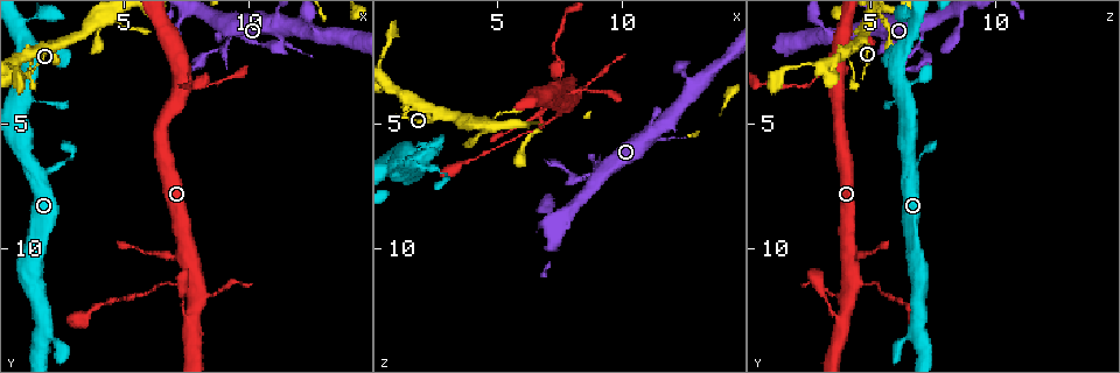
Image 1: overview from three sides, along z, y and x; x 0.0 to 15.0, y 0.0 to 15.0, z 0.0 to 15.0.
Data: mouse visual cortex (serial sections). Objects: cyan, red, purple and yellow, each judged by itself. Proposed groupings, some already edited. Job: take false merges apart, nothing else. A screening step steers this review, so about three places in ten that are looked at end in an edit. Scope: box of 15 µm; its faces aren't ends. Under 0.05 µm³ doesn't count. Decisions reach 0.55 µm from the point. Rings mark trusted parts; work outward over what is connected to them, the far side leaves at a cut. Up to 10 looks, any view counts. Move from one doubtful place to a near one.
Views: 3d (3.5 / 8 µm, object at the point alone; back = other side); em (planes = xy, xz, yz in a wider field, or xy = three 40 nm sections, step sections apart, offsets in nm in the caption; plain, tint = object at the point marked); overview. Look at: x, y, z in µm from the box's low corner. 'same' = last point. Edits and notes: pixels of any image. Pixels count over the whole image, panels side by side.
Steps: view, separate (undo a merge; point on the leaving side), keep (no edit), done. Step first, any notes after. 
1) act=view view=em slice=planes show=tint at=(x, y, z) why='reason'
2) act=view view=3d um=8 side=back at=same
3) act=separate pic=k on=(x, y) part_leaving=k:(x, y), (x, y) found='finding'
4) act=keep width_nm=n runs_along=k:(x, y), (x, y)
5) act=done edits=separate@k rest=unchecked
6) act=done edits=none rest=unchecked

act=view view=3d um=3.5 at=(11.2, 1.4, 5.6) why='abrupt turn'

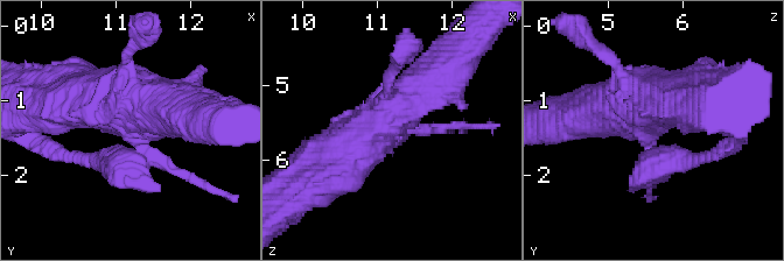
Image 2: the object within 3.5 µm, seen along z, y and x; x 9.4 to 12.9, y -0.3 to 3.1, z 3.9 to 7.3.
act=view view=em slice=xy step=3 show=tint at=(11.15, 1.40, 5.45) arms=4 arm_widths_nm=150,300,600,700

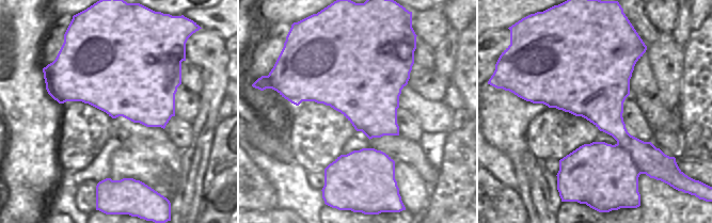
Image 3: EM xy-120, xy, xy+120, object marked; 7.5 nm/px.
act=separate pic=2 on=(663, 166) border=3:(617, 143), (631, 156), (641, 173) found='two cells meet here'

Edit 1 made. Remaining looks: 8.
act=view view=overview

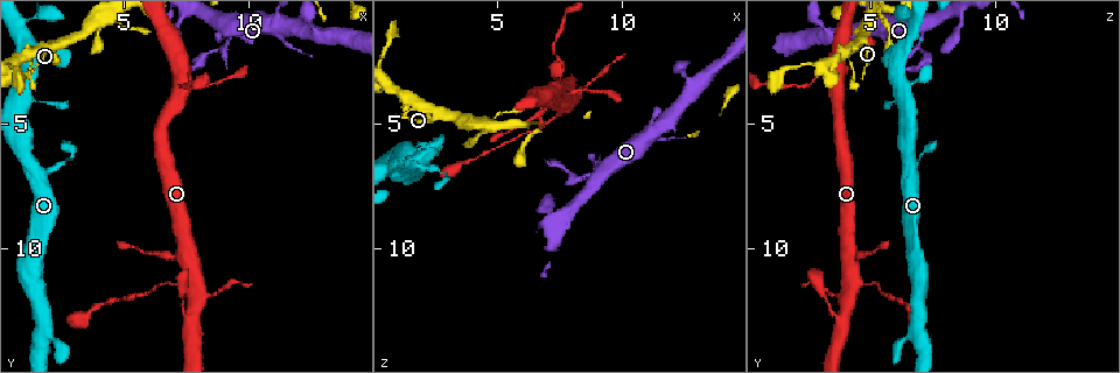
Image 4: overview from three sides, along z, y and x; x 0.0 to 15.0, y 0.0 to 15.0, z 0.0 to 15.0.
act=view view=3d um=3.5 at=(7.5, 3.0, 3.3)

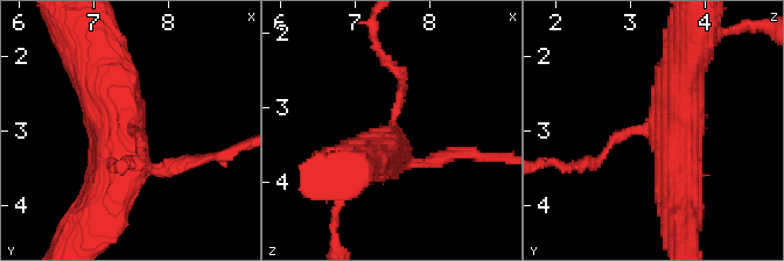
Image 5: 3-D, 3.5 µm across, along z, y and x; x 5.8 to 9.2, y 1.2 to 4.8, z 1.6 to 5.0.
act=view view=em slice=xy step=5 show=tint at=(7.50, 3.00, 3.30) arms=4 arm_widths_nm=150,200,500,600 why='now the EM'

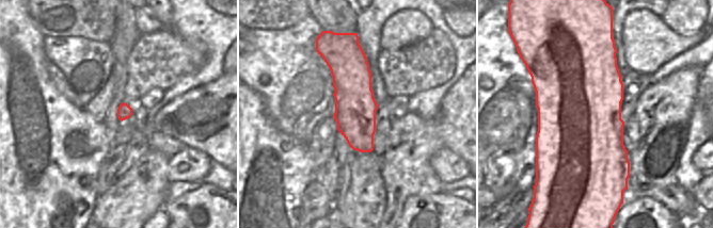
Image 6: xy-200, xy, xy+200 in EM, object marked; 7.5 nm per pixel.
act=keep runs_along=5:(103, 205), (124, 134), (96, 62) found='all the same cell'

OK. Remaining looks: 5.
act=view view=3d um=8 at=(9.3, 1.3, 7.0) why='sharp bend'

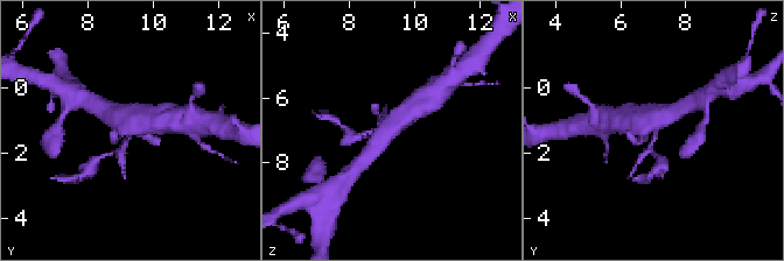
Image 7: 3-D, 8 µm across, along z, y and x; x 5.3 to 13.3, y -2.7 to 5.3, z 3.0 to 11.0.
act=view view=3d um=3.5 at=(9.2, 1.4, 7.0)

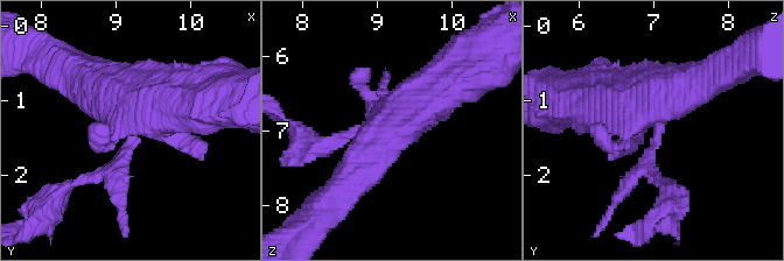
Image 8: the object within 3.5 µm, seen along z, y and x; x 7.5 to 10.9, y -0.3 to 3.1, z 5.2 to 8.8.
act=view view=em slice=xy step=3 show=tint at=(9.25, 1.35, 7.10)

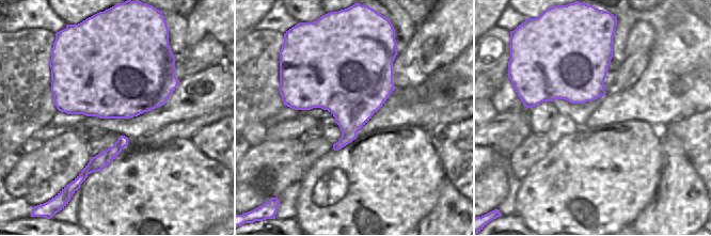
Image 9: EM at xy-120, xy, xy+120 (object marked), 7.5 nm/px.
act=keep runs_along=8:(176, 106), (86, 177) found='continuous, no second cell'

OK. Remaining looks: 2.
act=view view=3d um=3.5 at=(7.4, 10.2, 4.3) why='small branch off a trunk'

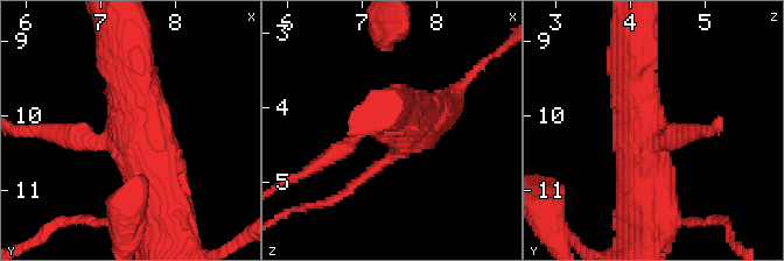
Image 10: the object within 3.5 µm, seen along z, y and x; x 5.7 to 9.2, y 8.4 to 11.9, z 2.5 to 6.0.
act=view view=em slice=xy step=2 show=tint at=(7.35, 10.10, 4.20) arms=3 arm_widths_nm=150,500,600

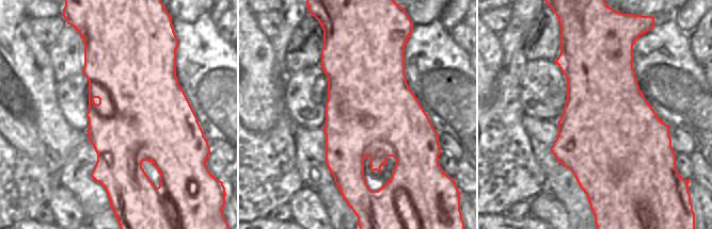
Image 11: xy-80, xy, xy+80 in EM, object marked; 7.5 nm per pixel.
act=keep runs_along=10:(124, 41), (160, 145), (153, 184) found='all the same cell'

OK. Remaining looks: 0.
act=done edits=separate@2 rest=unchecked

